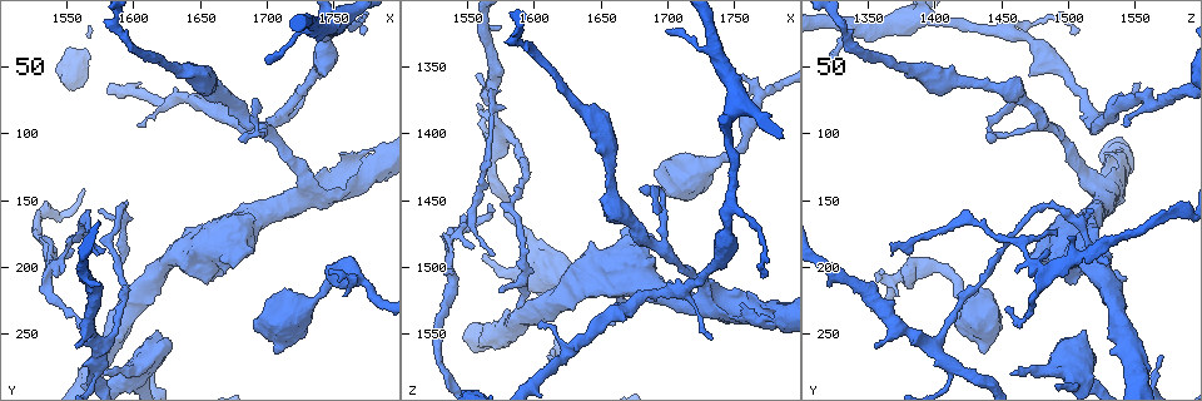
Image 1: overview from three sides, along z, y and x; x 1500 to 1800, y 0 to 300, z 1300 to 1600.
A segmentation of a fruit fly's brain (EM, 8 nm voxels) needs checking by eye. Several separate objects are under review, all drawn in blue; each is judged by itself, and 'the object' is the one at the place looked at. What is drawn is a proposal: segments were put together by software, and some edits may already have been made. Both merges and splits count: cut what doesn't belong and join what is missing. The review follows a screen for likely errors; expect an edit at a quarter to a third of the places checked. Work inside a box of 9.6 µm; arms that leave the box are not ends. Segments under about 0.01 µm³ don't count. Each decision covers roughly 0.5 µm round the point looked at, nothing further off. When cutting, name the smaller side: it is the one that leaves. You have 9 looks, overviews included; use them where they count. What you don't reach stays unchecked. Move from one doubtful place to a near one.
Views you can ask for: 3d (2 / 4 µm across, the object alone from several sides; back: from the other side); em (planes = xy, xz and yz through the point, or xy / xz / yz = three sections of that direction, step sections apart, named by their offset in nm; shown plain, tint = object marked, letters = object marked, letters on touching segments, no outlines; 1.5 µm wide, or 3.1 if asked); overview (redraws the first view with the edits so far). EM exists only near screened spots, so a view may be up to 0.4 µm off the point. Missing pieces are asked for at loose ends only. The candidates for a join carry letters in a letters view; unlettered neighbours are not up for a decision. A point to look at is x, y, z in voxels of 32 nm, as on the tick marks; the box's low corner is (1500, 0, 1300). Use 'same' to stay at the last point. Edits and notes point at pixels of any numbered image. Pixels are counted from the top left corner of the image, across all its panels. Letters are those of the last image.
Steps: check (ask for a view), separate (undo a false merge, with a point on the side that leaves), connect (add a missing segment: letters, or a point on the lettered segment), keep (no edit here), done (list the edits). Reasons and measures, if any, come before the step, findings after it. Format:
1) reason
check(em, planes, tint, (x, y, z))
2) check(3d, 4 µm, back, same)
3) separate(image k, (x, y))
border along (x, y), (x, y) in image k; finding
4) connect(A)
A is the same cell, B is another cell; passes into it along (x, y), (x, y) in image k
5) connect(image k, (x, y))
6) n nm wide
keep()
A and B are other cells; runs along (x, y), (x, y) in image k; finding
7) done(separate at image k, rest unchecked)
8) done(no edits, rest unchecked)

thick turns thin
check(em, planes, letters, (1656, 62, 1408))

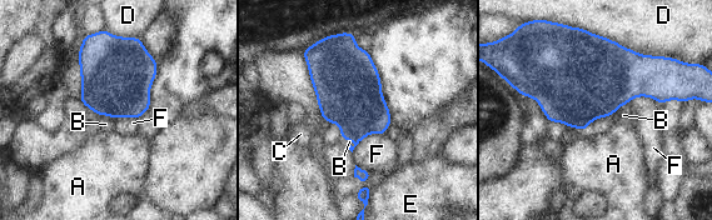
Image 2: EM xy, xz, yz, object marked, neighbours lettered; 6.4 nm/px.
400 nm wide
keep()
A, B, C, D, E and F are other cells; border along (384, 135), (368, 134), (352, 151) in image 2; one neuron here

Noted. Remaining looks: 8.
abrupt turn
check(3d, 2 µm, (1692, 98, 1442))

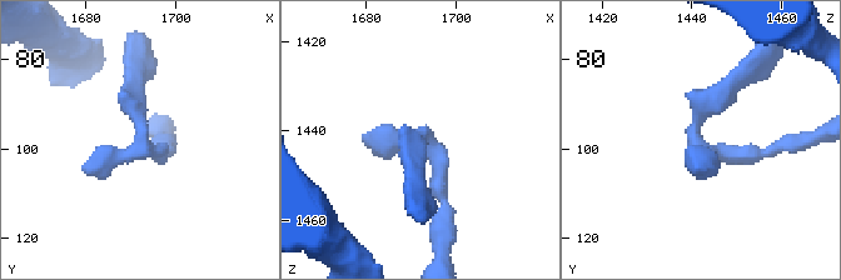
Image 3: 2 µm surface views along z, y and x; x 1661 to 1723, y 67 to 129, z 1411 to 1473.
check(em, planes, letters, (1692, 98, 1442))

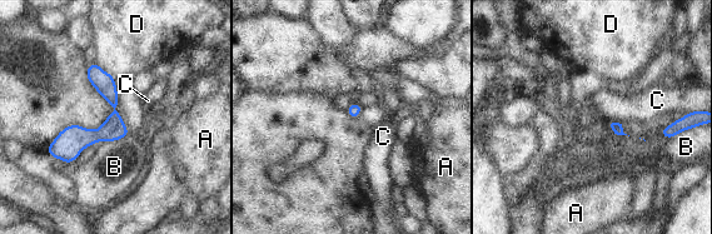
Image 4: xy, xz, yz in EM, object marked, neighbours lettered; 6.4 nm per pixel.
80 nm wide
keep()
A, B, C and D are other cells; border along (130, 134), (101, 143) in image 4; all the same neuron

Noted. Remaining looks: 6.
an open end
check(3d, 2 µm, (1768, 114, 1534))

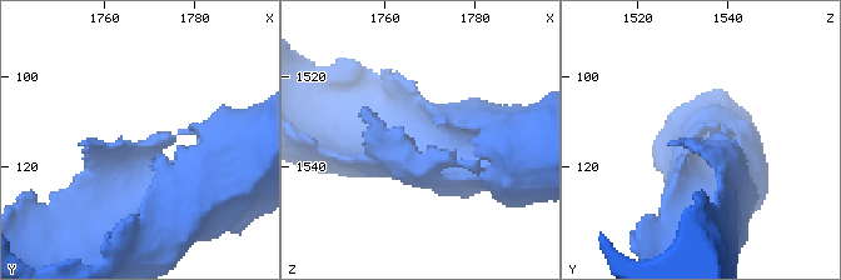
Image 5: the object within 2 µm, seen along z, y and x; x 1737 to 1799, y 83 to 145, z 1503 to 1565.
now the EM
check(em, planes, letters, (1769, 115, 1534))

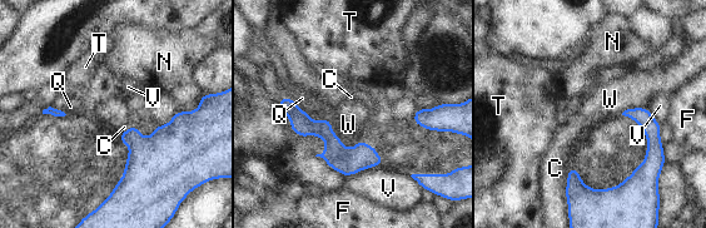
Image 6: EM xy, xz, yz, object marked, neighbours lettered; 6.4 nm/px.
keep()
C, F, N, Q, T, V and W are other cells; border along (329, 120), (346, 147), (361, 139) in image 6; none of them fits

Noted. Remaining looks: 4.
tapers out
check(3d, 2 µm, (1588, 196, 1530))

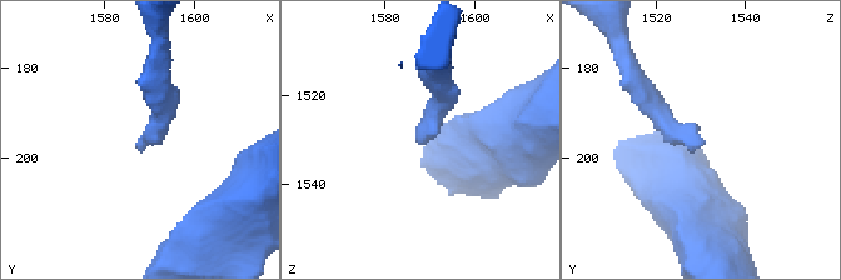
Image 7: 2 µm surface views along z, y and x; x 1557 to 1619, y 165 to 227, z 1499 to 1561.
check(em, xz, step 4, letters, (1587, 197, 1530))

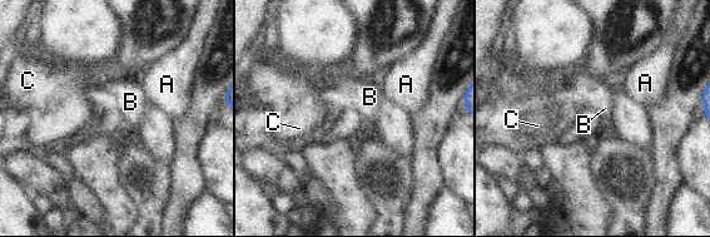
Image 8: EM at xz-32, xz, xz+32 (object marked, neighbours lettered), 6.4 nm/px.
another direction
check(em, planes, letters, same)

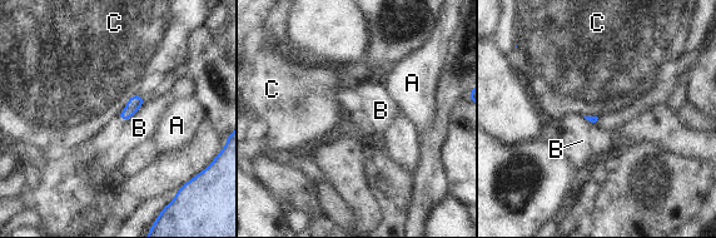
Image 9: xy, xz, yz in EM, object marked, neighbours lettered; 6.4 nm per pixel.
keep()
A, B and C are other cells; border along (143, 97), (133, 94), (117, 115) in image 9; no lettered segment goes on from it

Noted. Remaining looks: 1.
done(no edits, rest unchecked)

